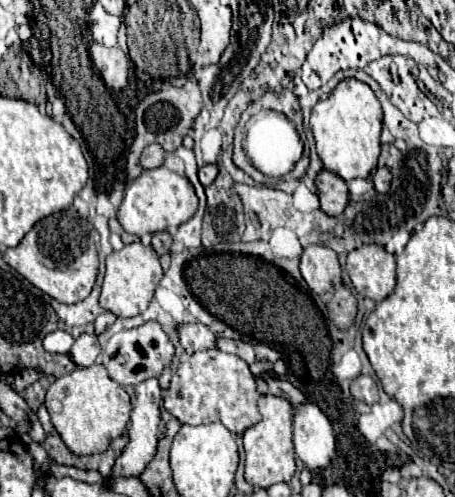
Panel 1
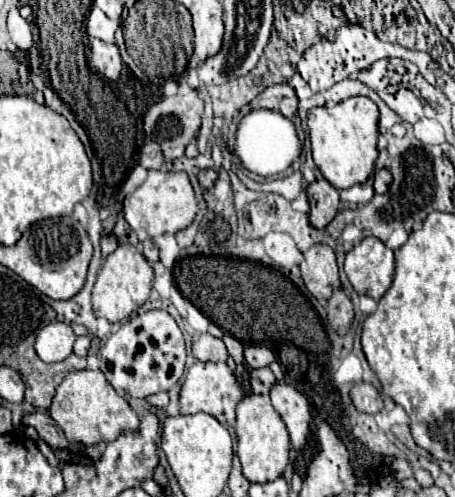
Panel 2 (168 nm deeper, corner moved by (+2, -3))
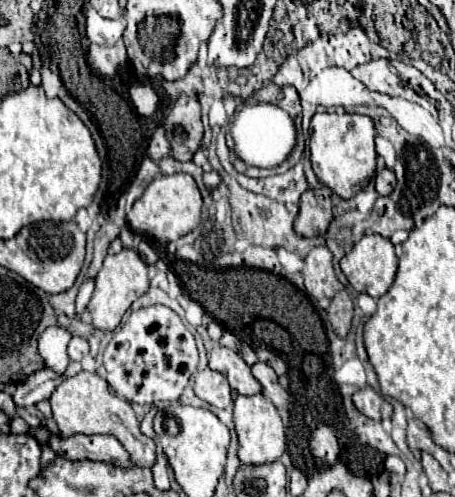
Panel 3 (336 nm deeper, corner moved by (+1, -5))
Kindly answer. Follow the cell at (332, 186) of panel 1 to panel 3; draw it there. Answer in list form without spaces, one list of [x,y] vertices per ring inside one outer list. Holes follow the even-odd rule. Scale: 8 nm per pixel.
[[[328,187],[308,189],[300,197],[300,213],[294,231],[300,237],[320,237],[332,221],[332,191]]]

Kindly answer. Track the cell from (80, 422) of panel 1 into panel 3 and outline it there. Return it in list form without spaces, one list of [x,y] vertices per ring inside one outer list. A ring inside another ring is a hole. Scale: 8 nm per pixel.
[[[80,371],[72,377],[66,377],[50,397],[52,417],[58,423],[58,429],[64,437],[70,435],[112,435],[116,437],[124,449],[130,453],[132,463],[138,467],[152,469],[156,463],[156,445],[150,437],[140,433],[140,425],[128,401],[110,393],[106,379],[96,373]]]

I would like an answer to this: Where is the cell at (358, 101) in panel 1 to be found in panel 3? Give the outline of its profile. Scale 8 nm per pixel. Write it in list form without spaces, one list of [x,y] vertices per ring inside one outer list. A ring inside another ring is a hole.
[[[316,113],[310,123],[310,153],[312,169],[320,183],[342,199],[354,197],[364,189],[376,173],[376,151],[374,151],[374,121],[366,115],[356,113]]]

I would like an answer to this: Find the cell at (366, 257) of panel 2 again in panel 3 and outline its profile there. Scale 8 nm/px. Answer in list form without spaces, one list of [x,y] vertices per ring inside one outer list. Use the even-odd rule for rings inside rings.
[[[364,235],[350,253],[340,259],[340,269],[358,293],[382,297],[396,275],[398,259],[390,239],[382,235]]]

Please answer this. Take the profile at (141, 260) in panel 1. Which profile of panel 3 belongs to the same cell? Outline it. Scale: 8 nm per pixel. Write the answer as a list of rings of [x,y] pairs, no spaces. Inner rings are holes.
[[[122,249],[116,255],[106,255],[104,267],[94,279],[94,293],[88,303],[88,313],[92,317],[92,327],[102,329],[102,331],[114,331],[120,325],[122,315],[126,309],[148,291],[150,281],[148,281],[148,267],[140,259],[140,255],[134,249]]]

